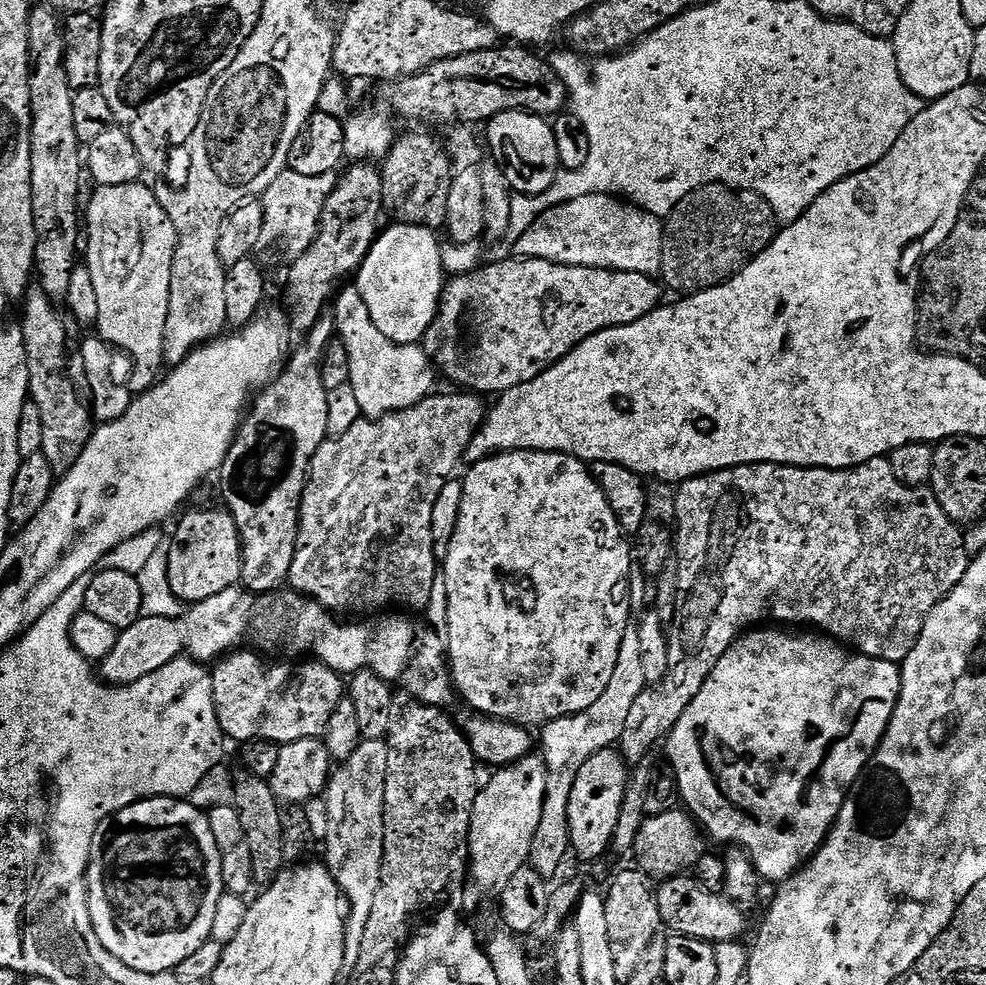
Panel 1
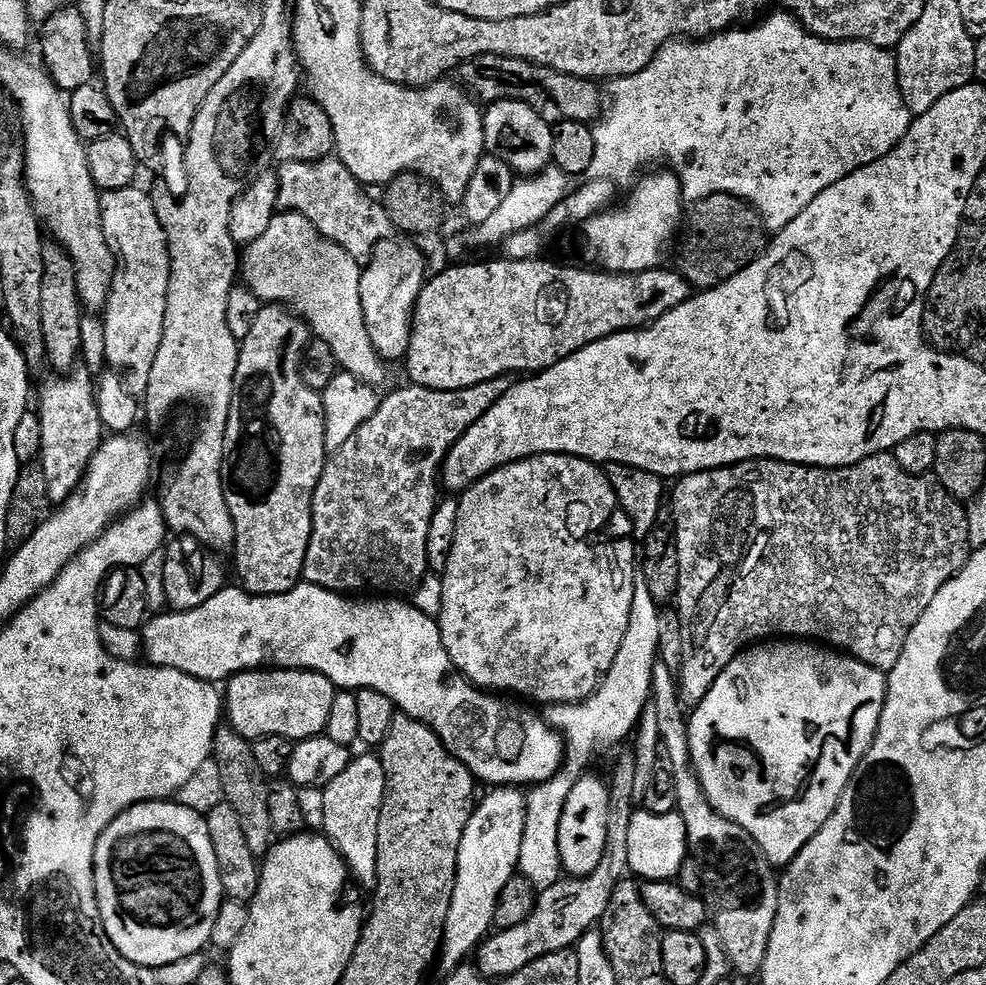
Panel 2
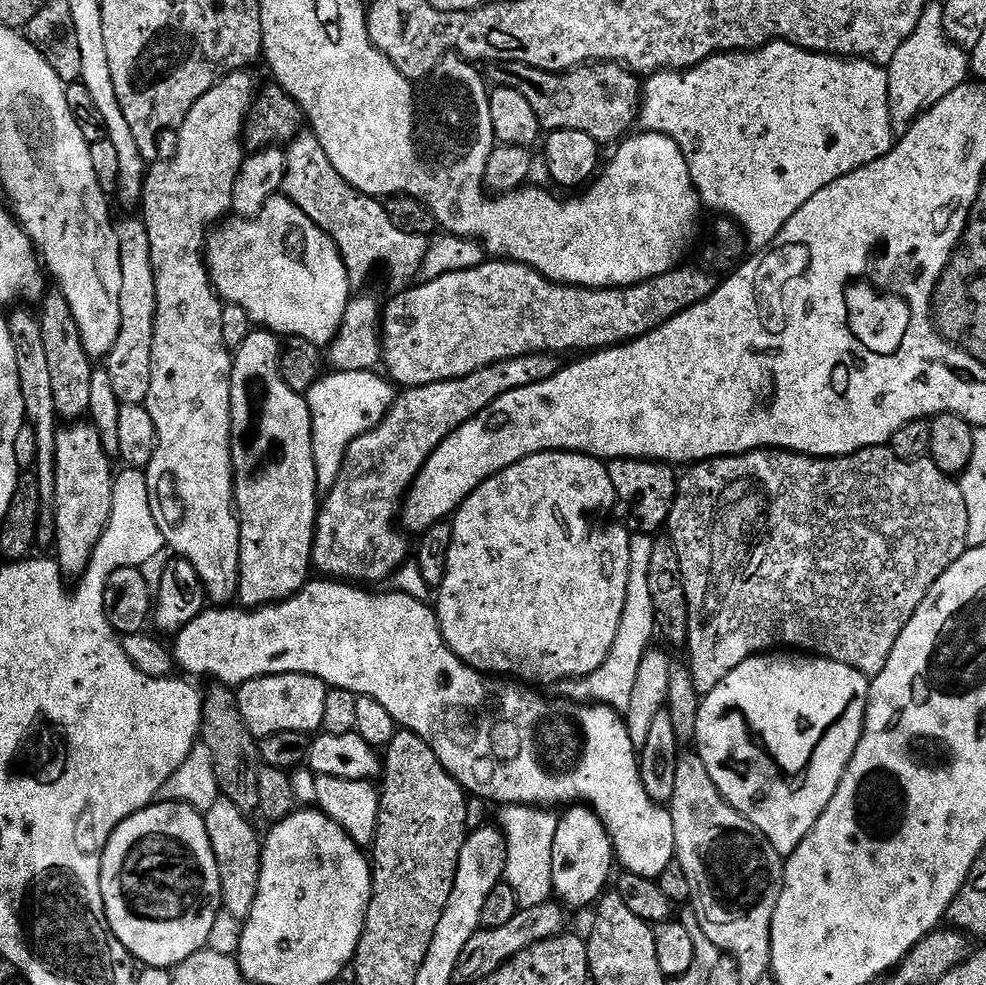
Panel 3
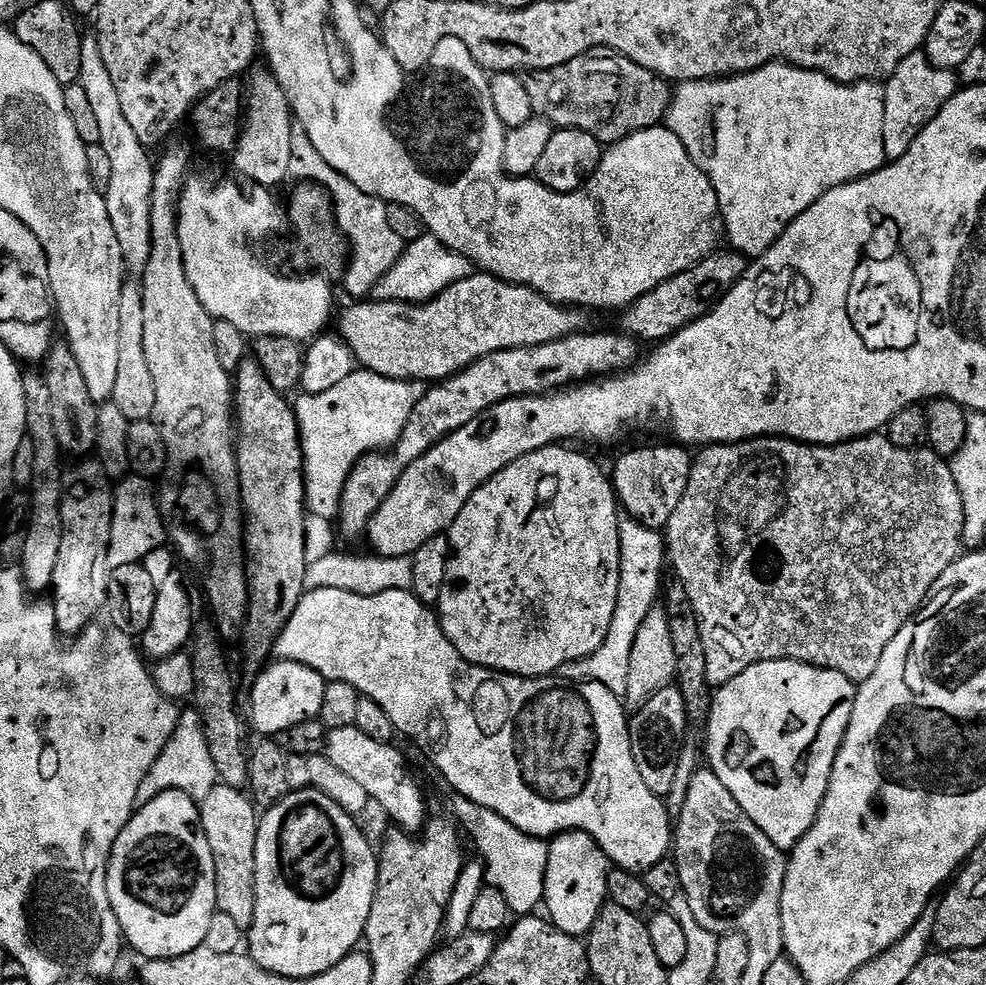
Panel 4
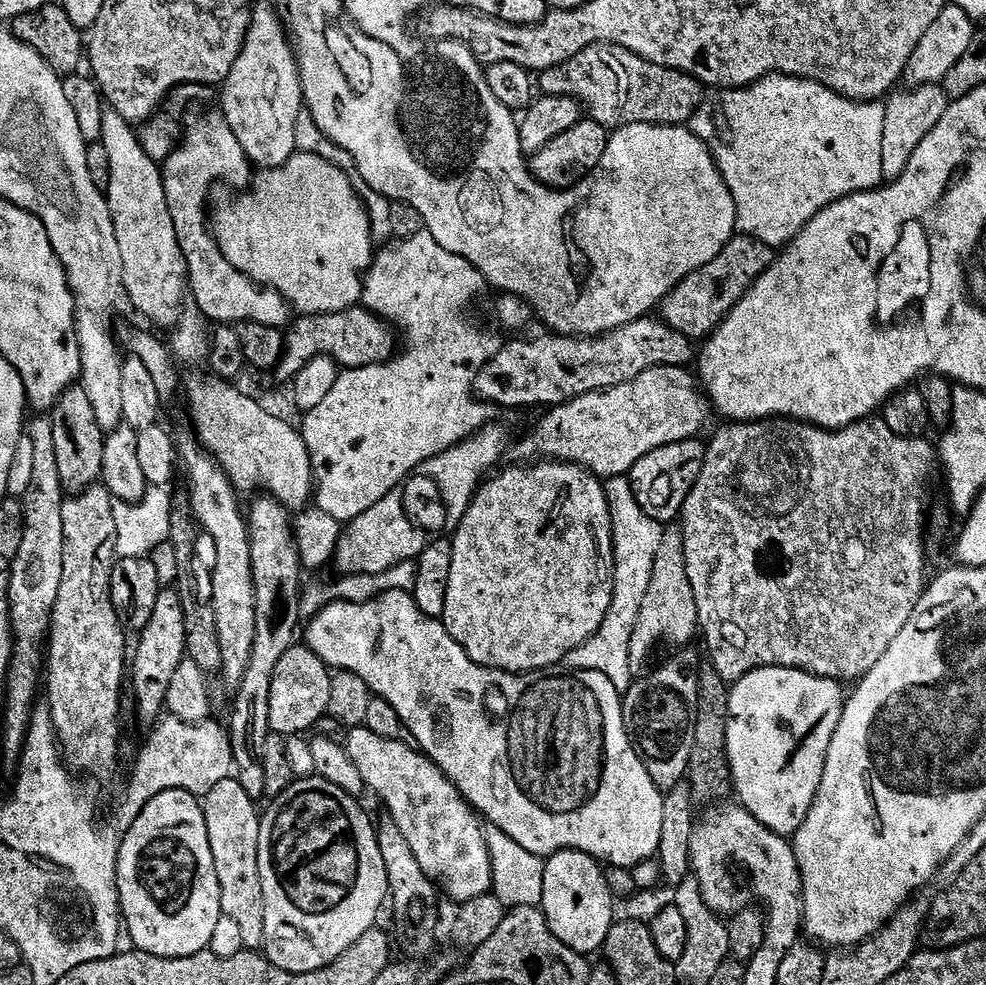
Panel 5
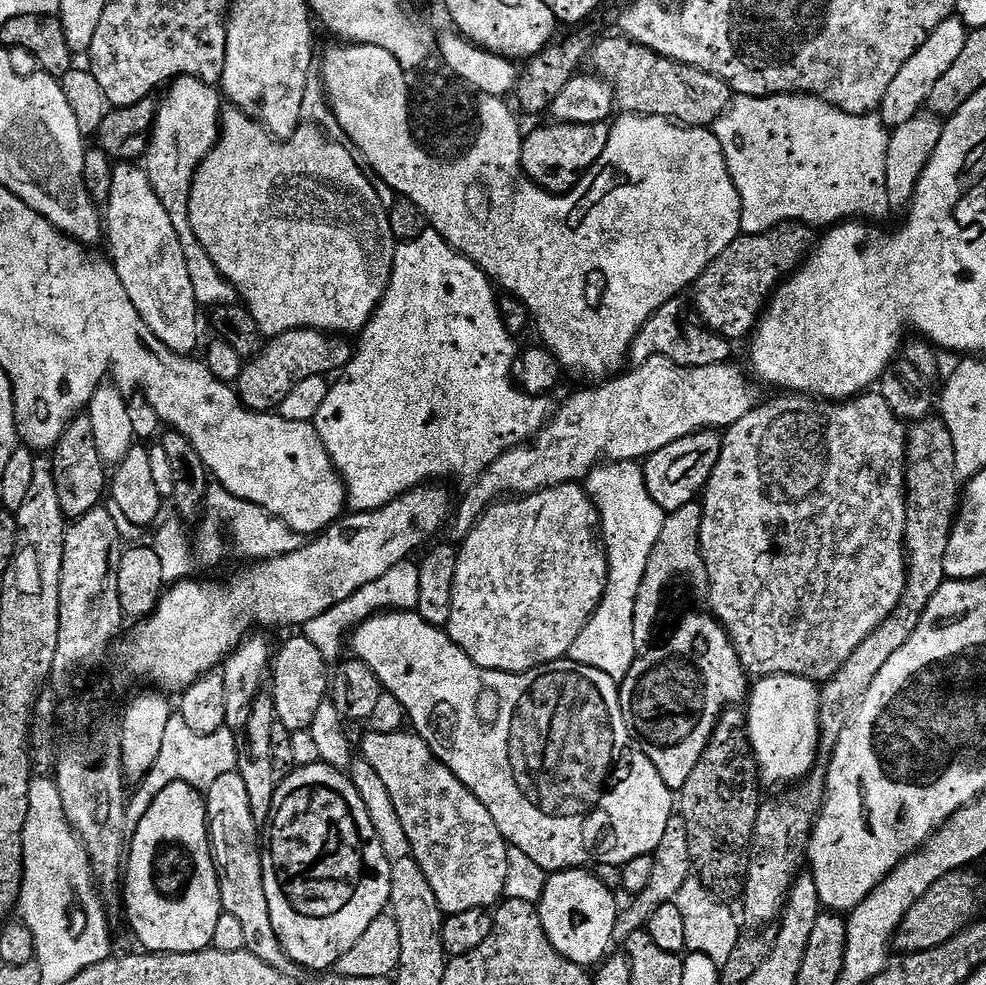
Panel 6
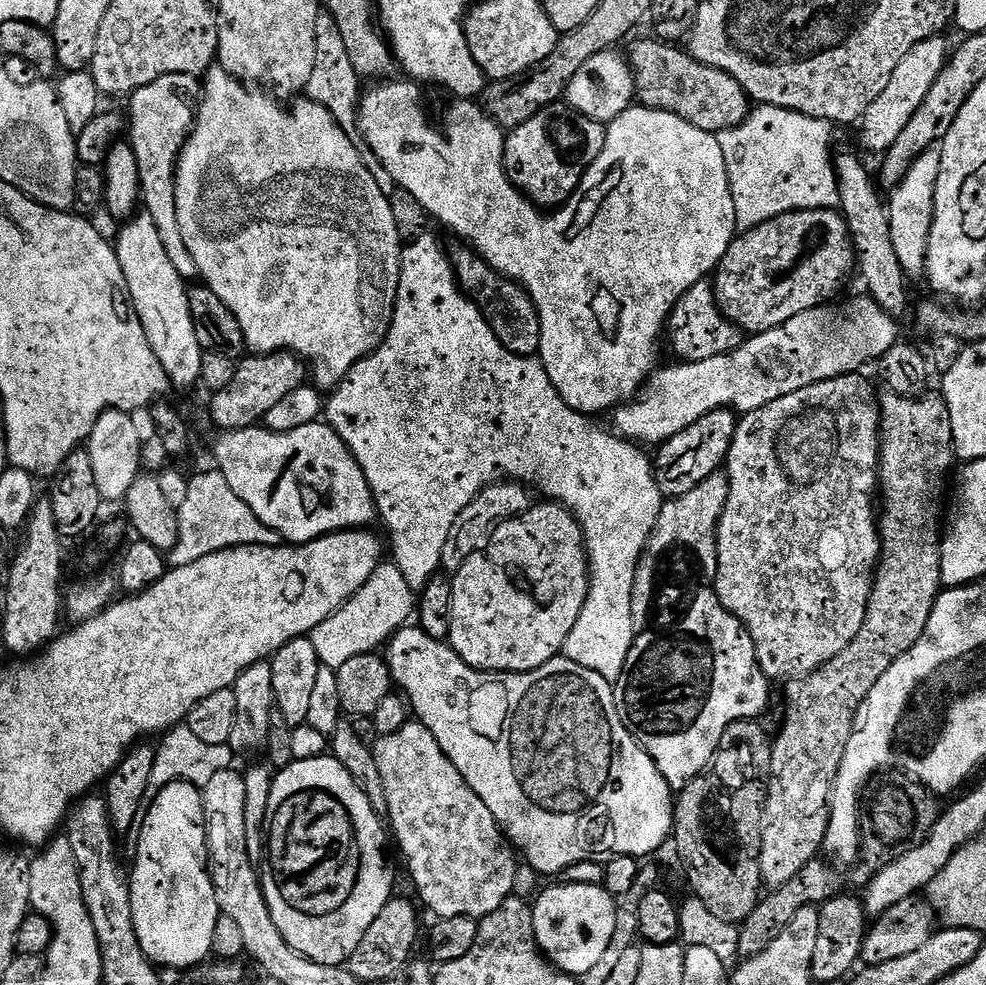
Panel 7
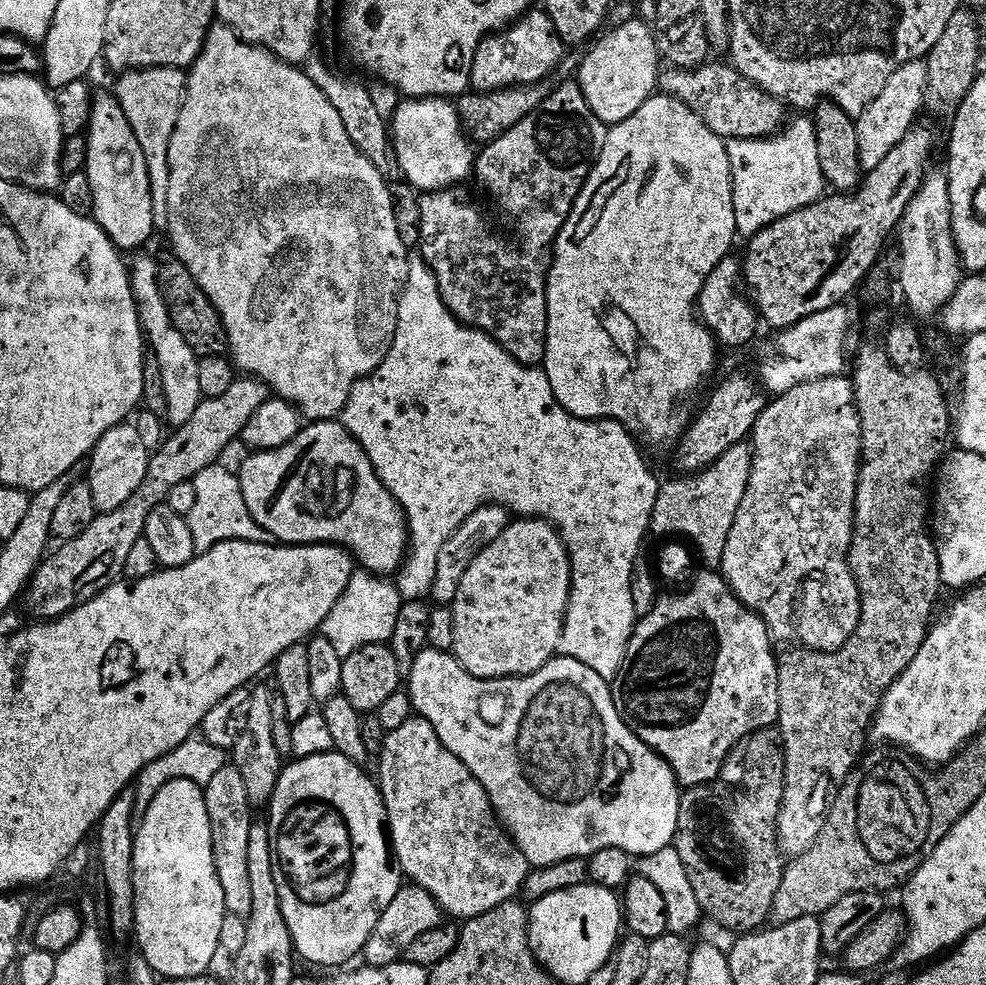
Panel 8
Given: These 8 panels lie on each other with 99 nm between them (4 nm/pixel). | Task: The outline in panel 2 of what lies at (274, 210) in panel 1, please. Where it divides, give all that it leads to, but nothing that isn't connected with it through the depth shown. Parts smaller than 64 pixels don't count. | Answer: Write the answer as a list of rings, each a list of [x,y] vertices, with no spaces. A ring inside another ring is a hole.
[[[333,154],[325,160],[280,164],[278,175],[280,177],[279,207],[290,212],[301,212],[320,231],[321,236],[345,248],[356,260],[363,261],[371,257],[373,250],[383,240],[393,239],[394,229],[383,203],[379,199],[371,200],[364,193],[367,192],[365,185],[356,180],[354,174],[350,174],[350,170],[341,162],[339,156]]]

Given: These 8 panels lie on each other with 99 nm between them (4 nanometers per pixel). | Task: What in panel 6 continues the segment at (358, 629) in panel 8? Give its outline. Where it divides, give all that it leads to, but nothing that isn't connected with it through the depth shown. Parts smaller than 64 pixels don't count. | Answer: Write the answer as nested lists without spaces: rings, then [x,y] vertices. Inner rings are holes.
[[[407,560],[394,566],[387,574],[382,574],[378,581],[367,583],[362,589],[355,591],[350,598],[340,602],[324,615],[312,619],[302,626],[302,634],[308,641],[318,647],[327,663],[335,665],[342,657],[342,650],[346,648],[348,635],[361,622],[372,616],[380,615],[383,611],[413,611],[418,602],[418,568],[419,565],[412,560]]]

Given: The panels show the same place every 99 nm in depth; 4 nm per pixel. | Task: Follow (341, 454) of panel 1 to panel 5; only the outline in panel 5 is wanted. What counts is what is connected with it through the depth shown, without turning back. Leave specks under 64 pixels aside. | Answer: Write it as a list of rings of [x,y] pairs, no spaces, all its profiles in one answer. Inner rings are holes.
[[[646,315],[640,320],[630,322],[626,326],[616,328],[612,332],[606,332],[603,336],[558,336],[555,334],[543,334],[537,340],[516,340],[520,338],[512,338],[512,341],[505,343],[494,354],[494,358],[490,358],[490,362],[486,362],[486,366],[482,366],[482,370],[478,374],[474,385],[474,392],[479,399],[486,404],[491,404],[497,409],[500,408],[540,408],[539,410],[547,410],[556,407],[557,404],[565,404],[574,398],[578,398],[582,394],[590,394],[591,392],[601,392],[607,388],[614,386],[622,386],[622,382],[634,382],[634,378],[638,378],[638,374],[642,374],[651,368],[658,366],[674,366],[675,368],[682,368],[691,365],[691,360],[694,360],[694,344],[693,341],[688,340],[682,334],[678,334],[678,330],[674,330],[663,320],[653,318],[651,315]]]

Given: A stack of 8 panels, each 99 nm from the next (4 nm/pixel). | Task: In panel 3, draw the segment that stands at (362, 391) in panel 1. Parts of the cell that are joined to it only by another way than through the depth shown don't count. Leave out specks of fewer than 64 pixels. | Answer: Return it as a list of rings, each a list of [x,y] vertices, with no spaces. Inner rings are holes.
[[[283,194],[270,197],[266,202],[266,206],[262,206],[259,214],[252,219],[228,218],[215,225],[209,231],[208,239],[204,245],[204,262],[208,265],[208,277],[212,279],[212,287],[216,289],[216,295],[220,297],[224,304],[242,306],[242,310],[246,310],[246,314],[252,319],[253,325],[259,326],[261,329],[277,333],[284,338],[289,336],[306,338],[306,342],[314,342],[321,350],[327,349],[333,338],[338,334],[338,330],[344,321],[346,306],[354,295],[354,289],[348,277],[344,259],[336,243],[311,218],[306,214],[302,214],[302,210],[298,210],[298,206],[294,206],[294,202],[290,202],[288,197]]]

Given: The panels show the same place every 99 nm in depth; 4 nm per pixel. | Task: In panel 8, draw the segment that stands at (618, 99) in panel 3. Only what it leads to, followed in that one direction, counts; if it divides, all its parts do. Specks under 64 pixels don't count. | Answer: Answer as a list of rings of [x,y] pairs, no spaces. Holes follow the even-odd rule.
[[[705,62],[698,68],[665,67],[660,73],[659,91],[690,106],[690,110],[694,110],[694,114],[725,142],[763,140],[777,135],[778,130],[785,127],[786,105],[782,101],[766,94],[757,84],[751,84],[731,63],[712,63]]]

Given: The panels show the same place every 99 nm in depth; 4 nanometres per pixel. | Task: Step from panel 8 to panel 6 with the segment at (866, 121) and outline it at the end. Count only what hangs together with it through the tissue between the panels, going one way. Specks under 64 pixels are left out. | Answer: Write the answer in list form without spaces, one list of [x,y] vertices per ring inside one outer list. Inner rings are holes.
[[[947,20],[942,22],[942,26],[938,26],[938,30],[934,30],[934,34],[930,34],[930,38],[926,38],[926,42],[922,42],[918,50],[914,50],[906,66],[902,66],[902,70],[898,70],[894,77],[894,82],[890,82],[890,87],[886,89],[886,98],[882,98],[880,103],[878,115],[885,128],[897,128],[902,126],[902,122],[910,122],[910,118],[921,115],[930,98],[930,90],[934,90],[938,78],[942,78],[942,74],[946,74],[946,70],[950,70],[950,66],[954,66],[954,61],[962,55],[969,31],[963,20]]]

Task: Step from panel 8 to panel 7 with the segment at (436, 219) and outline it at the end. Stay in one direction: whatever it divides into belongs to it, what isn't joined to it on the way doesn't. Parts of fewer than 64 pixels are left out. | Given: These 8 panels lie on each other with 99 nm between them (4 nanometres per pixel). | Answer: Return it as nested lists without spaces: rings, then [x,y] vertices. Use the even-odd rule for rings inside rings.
[[[567,103],[543,108],[530,122],[511,129],[504,137],[504,169],[510,182],[533,204],[552,210],[576,193],[586,170],[602,154],[605,125],[578,114]],[[467,246],[451,249],[452,268],[456,271],[456,283],[468,299],[473,300],[484,315],[484,321],[494,330],[498,342],[515,356],[536,356],[540,351],[540,319],[538,310],[530,298],[528,289],[493,272],[480,255]]]

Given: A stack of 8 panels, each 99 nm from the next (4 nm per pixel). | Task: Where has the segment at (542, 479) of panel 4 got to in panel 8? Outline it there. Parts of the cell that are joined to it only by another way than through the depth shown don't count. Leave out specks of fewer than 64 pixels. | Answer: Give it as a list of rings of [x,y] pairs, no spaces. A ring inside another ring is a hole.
[[[535,518],[513,519],[508,525],[508,529],[498,538],[494,538],[494,542],[490,542],[485,546],[476,555],[474,562],[470,562],[470,570],[466,570],[466,575],[462,577],[462,582],[458,586],[458,594],[450,606],[454,614],[454,646],[452,652],[456,657],[456,661],[472,676],[477,676],[483,680],[507,680],[509,676],[529,676],[538,670],[542,670],[542,666],[549,664],[559,653],[571,589],[572,563],[568,557],[568,547],[564,544],[564,539],[560,537],[560,533],[557,532],[554,525],[546,520]]]

